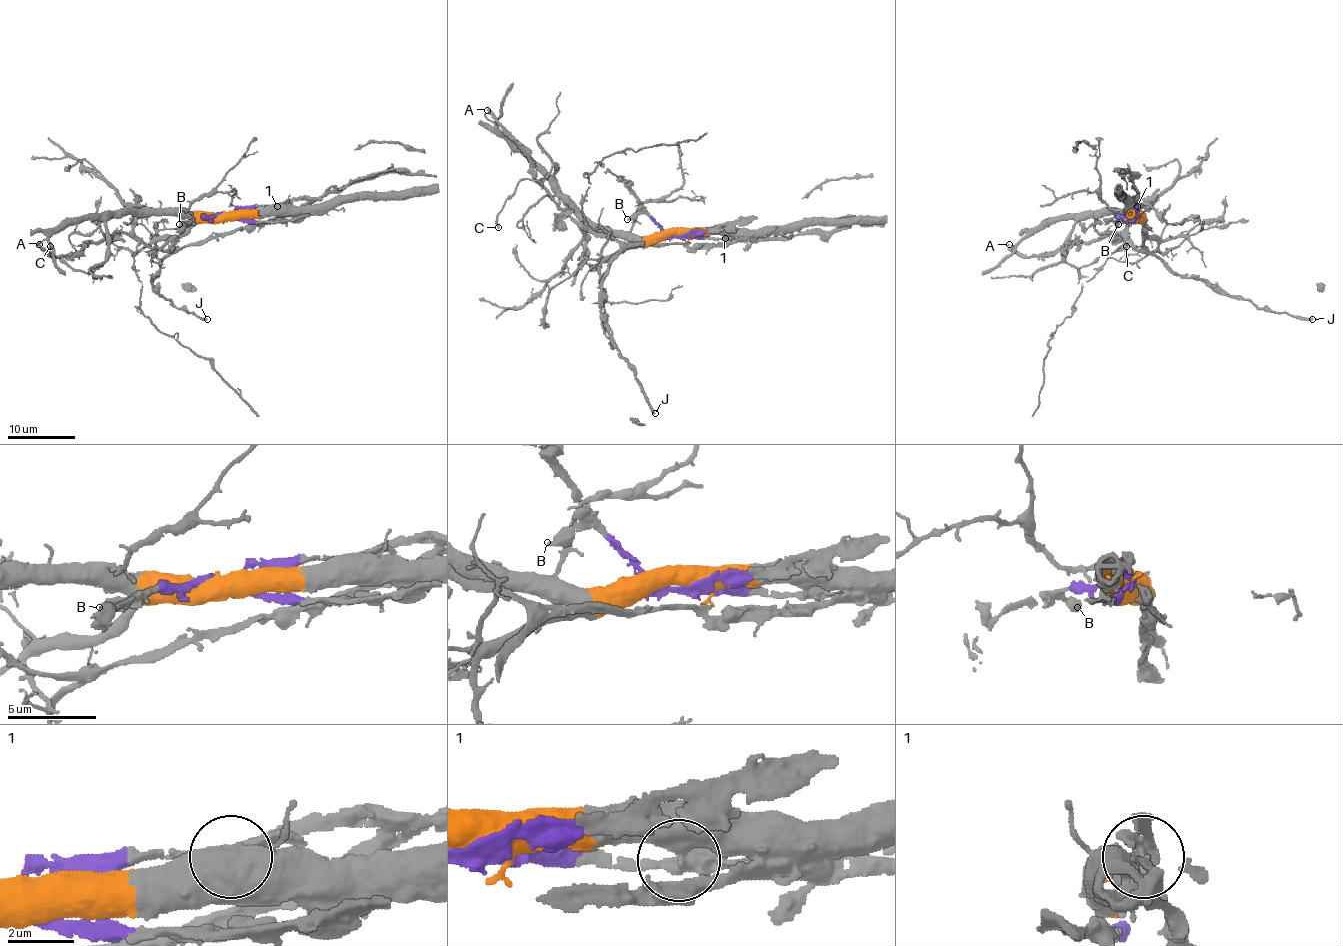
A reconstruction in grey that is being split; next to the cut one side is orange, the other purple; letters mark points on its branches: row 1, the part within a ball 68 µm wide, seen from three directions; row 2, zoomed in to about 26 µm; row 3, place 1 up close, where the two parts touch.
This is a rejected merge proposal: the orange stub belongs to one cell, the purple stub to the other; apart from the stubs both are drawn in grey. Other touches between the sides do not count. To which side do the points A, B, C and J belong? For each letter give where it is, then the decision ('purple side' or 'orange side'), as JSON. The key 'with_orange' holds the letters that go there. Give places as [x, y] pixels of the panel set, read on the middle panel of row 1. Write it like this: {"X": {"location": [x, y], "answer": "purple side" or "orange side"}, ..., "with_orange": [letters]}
{"A": {"location": [487, 110], "answer": "purple side"}, "B": {"location": [627, 219], "answer": "purple side"}, "C": {"location": [498, 227], "answer": "orange side"}, "J": {"location": [655, 413], "answer": "purple side"}, "with_orange": ["C"]}

